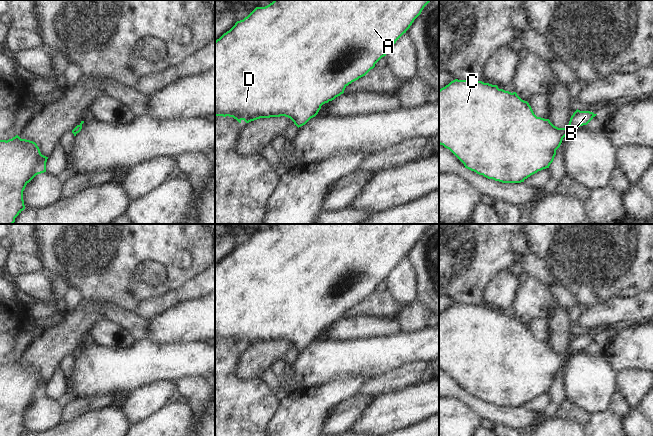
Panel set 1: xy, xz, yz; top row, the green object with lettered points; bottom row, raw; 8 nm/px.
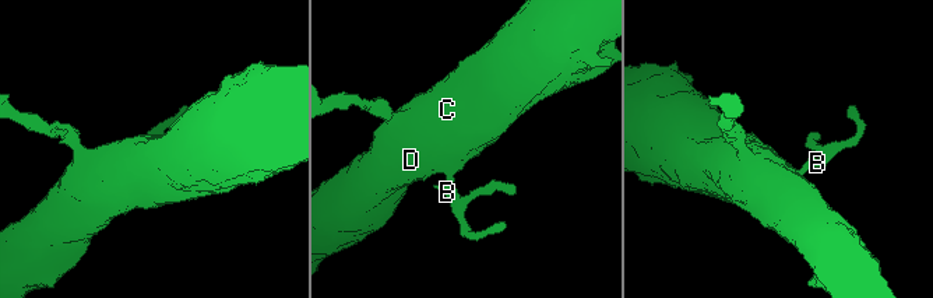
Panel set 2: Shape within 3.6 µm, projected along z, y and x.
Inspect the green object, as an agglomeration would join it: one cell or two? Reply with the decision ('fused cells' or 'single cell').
single cell

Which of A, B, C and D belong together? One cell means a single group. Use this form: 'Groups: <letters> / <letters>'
Groups: A B C D.

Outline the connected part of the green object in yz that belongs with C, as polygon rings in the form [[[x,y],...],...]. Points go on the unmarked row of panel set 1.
[[[458,304],[451,305],[448,309],[439,314],[439,368],[449,373],[465,390],[465,392],[483,399],[488,403],[493,403],[502,407],[521,407],[531,399],[549,392],[556,379],[556,374],[560,371],[563,362],[568,356],[576,351],[587,349],[597,338],[590,335],[576,334],[570,342],[566,352],[554,350],[549,343],[537,341],[527,325],[522,324],[516,316],[509,316],[499,313],[497,309],[484,307],[482,305]]]

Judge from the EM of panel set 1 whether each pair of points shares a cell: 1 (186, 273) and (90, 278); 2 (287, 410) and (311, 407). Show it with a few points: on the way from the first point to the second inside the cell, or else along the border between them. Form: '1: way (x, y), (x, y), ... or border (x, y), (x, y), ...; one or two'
1: way (162, 290), (134, 291), (114, 283); one
2: way (293, 410), (305, 410); one

